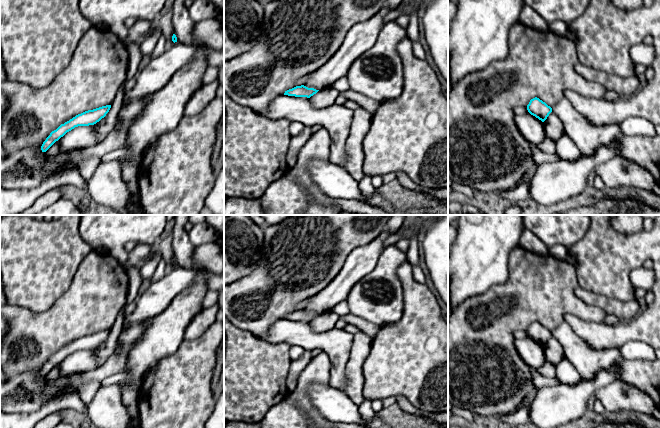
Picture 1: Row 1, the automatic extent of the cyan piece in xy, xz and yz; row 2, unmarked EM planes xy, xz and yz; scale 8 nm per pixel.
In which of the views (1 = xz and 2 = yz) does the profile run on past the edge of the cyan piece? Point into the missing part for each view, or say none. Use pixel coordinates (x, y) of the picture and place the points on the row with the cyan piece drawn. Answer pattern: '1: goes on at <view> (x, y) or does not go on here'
1: does not go on here
2: does not go on here

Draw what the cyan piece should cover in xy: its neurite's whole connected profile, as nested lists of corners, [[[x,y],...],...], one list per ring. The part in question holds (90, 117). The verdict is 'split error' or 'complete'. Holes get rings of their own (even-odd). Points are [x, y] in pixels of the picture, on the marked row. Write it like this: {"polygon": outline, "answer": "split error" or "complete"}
{"polygon": [[[111,105],[102,106],[93,110],[85,111],[76,115],[69,121],[61,124],[56,130],[52,131],[41,146],[42,152],[46,152],[56,141],[63,137],[67,132],[78,126],[89,126],[99,122],[109,112]]], "answer": "complete"}

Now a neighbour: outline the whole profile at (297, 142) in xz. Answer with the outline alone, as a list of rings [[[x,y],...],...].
[[[305,127],[303,132],[291,138],[289,148],[286,155],[287,165],[290,168],[293,168],[298,159],[299,152],[301,151],[302,147],[306,144],[306,142],[312,136],[311,127]]]

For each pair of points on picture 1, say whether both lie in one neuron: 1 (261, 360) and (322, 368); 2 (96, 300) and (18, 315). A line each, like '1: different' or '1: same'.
1: different
2: same

